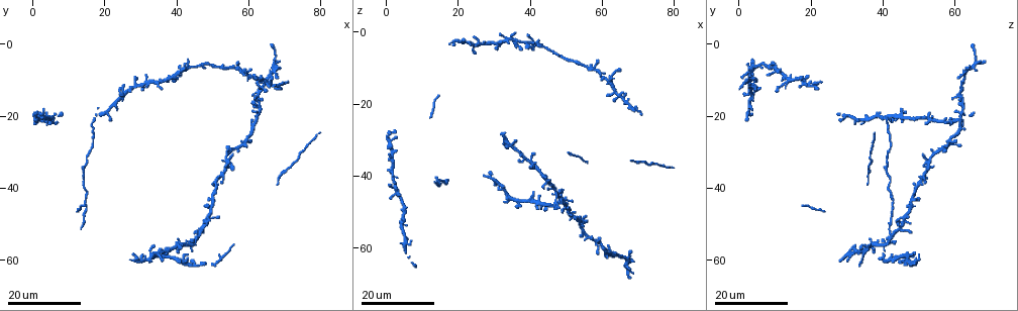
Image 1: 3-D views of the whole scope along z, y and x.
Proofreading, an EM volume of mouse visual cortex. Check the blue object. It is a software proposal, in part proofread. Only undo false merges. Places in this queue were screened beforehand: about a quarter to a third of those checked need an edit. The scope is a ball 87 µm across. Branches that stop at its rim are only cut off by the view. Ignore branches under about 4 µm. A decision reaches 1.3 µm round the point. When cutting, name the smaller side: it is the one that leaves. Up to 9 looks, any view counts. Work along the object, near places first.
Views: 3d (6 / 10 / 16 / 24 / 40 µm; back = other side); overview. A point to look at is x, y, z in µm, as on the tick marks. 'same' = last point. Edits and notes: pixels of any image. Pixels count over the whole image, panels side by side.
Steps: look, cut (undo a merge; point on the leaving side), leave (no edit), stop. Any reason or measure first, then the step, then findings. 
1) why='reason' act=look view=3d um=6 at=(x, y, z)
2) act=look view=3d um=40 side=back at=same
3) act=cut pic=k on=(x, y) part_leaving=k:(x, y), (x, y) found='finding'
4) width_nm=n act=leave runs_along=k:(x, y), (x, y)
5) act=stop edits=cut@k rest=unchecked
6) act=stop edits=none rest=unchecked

why='looks like a crossing' act=look view=3d um=16 at=(62.5, 9.5, 13.5)

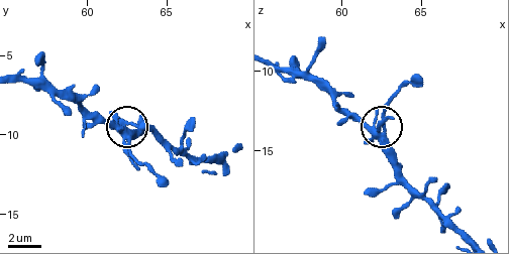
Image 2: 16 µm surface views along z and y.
act=look view=3d um=6 at=(62.5, 10.3, 13.7)

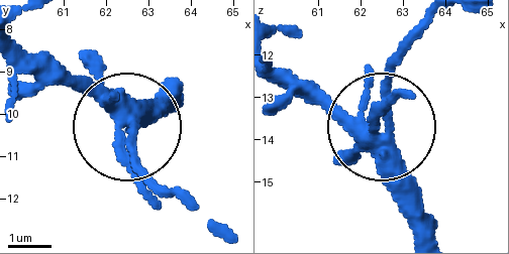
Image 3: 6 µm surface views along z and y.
side_arm_um=6 act=leave found='continuous, no second cell'

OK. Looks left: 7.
why='two arms in line, one across' act=look view=3d um=16 at=(15.0, 33.5, 41.5)

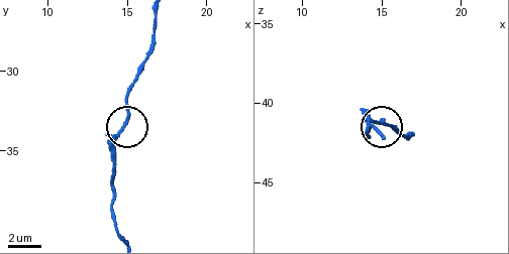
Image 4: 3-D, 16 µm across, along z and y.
act=look view=3d um=10 at=(14.4, 33.8, 41.0)

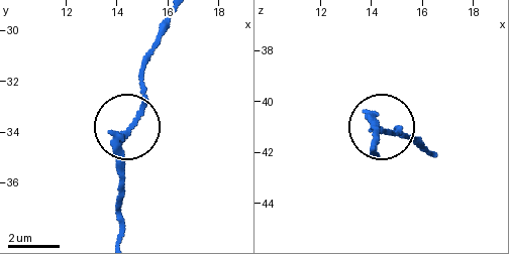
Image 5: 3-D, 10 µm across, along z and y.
width_nm=140 act=leave found='one cell here'

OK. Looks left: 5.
why='four arms meet' act=look view=3d um=16 at=(44.0, 55.5, 40.0)

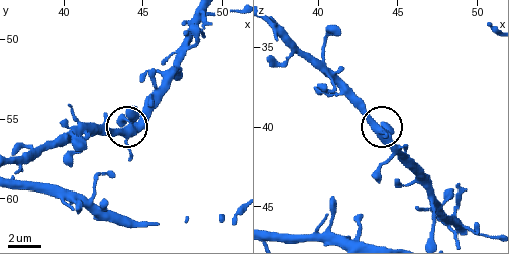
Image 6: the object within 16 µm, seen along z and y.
act=look view=3d um=6 at=(43.7, 55.6, 40.3)

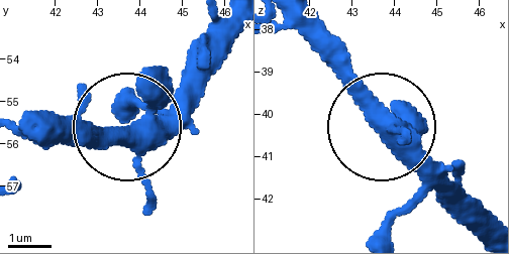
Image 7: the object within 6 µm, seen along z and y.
arms=4 act=leave found='one cell here'

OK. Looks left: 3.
act=look view=3d um=24 at=(16.0, 28.5, 42.5)

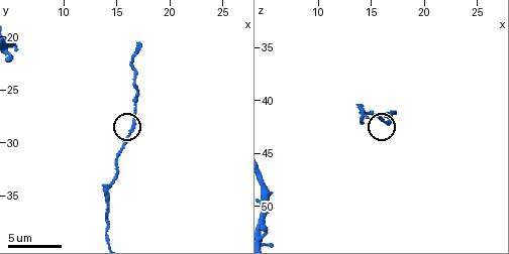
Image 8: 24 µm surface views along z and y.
why='closer look' act=look view=3d um=10 at=(16.6, 28.6, 42.0)

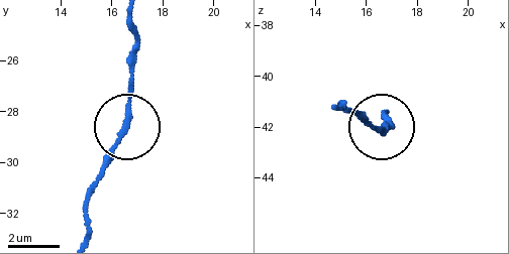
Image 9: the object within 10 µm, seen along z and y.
act=leave runs_along=9:(86, 233), (90, 186), (124, 122), (131, 52) found='continuous, no second cell'

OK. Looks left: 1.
act=stop edits=none rest=unchecked

